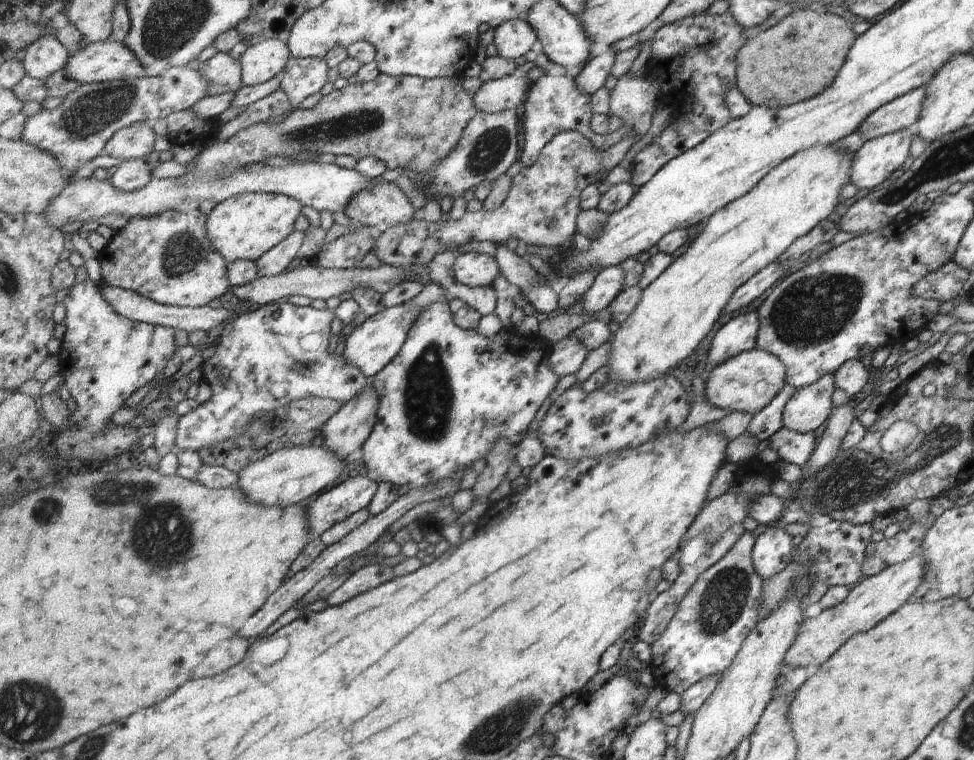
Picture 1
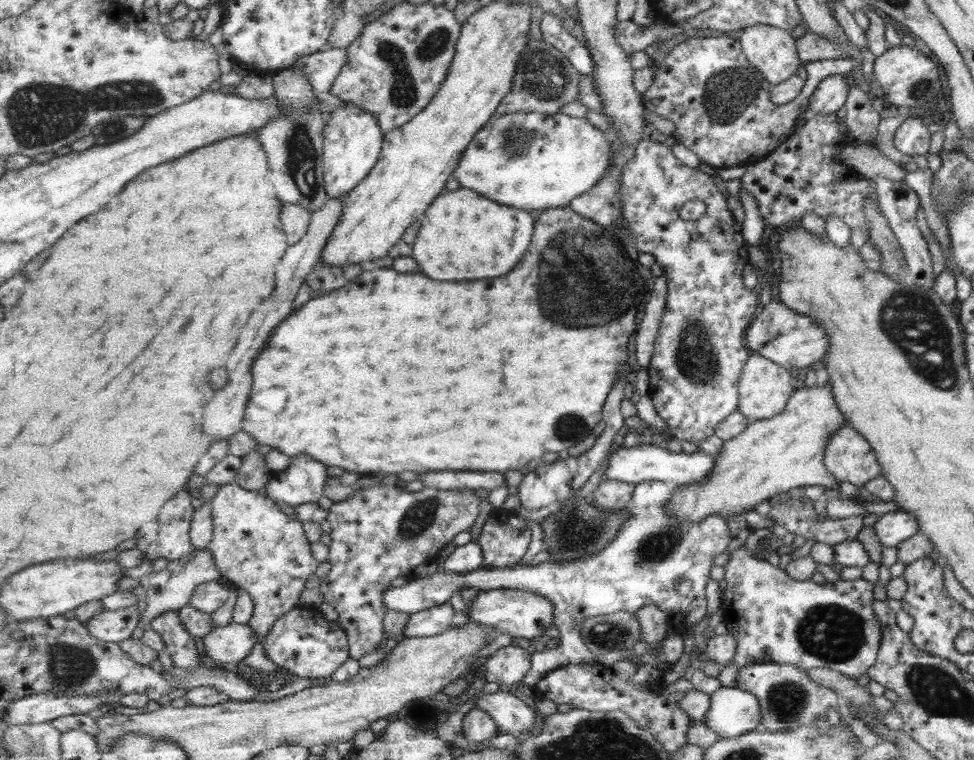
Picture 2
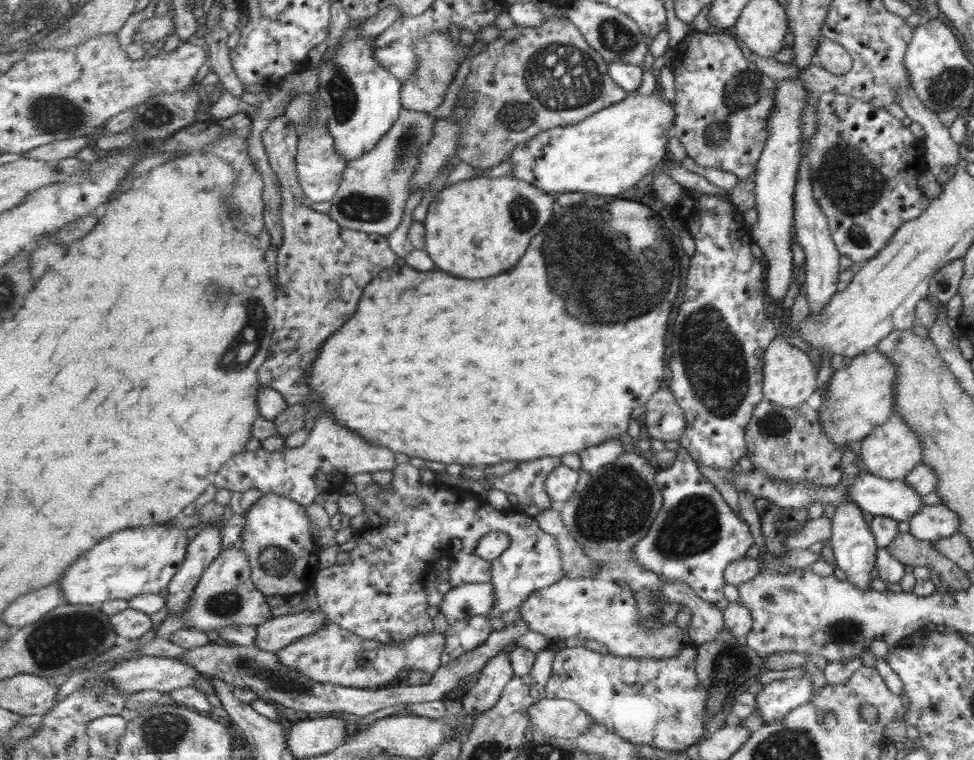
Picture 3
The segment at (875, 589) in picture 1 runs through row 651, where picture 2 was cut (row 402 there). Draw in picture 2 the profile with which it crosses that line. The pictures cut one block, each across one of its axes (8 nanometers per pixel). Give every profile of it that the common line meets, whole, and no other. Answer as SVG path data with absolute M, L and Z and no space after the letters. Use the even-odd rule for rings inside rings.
M829 383L805 385L791 393L779 414L771 418L750 421L737 436L723 441L719 453L713 455L715 464L710 474L707 474L705 482L681 485L668 507L672 508L670 513L678 514L675 521L680 521L680 518L689 518L692 522L699 522L713 513L717 513L718 516L721 516L722 513L733 516L735 513L746 513L753 510L754 506L761 502L775 499L777 503L779 499L787 496L789 489L795 487L823 486L825 491L839 492L836 479L827 472L823 465L823 450L827 446L827 438L831 438L835 430L847 425L847 419L835 405Z

